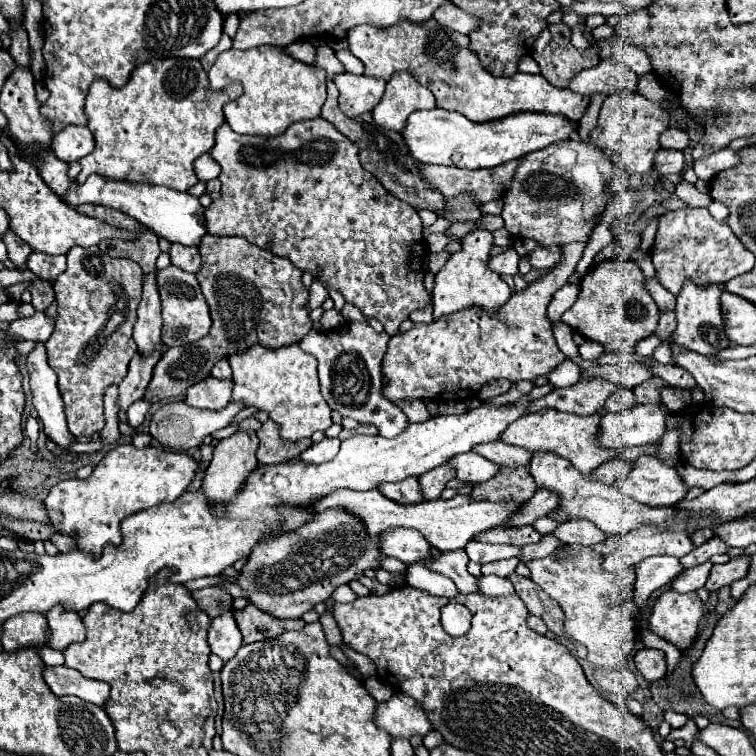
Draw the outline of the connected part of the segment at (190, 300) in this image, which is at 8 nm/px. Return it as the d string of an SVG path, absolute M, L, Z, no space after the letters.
M170 265L168 269L162 269L156 273L156 281L158 281L160 299L162 299L162 317L164 317L162 339L164 343L168 347L176 347L176 345L188 345L204 337L210 331L210 313L208 313L208 303L200 291L196 275L186 273L176 265Z

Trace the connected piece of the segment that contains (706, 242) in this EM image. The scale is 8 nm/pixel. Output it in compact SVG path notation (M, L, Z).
M684 207L678 211L668 211L658 217L658 231L652 249L652 263L658 271L658 281L670 291L678 293L684 279L692 279L698 285L720 283L742 275L754 267L754 255L742 241L730 231L726 223L716 221L708 209Z

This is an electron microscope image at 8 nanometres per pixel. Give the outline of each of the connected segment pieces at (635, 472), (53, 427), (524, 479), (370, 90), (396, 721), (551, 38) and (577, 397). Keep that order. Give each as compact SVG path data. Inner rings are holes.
M648 455L638 457L630 475L618 479L616 487L638 503L646 503L652 507L674 505L688 491L674 467L668 467L666 463Z
M38 343L26 359L28 375L30 375L30 391L32 391L32 403L38 411L38 417L42 419L44 433L60 447L70 447L74 437L70 435L66 427L66 415L60 391L56 387L56 373L48 367L46 359L46 347Z
M526 465L500 467L500 475L488 479L488 483L472 485L470 497L476 501L520 501L526 503L536 493L536 483Z
M340 73L332 77L340 91L340 109L348 117L358 117L372 111L384 97L384 79Z
M394 693L390 701L386 703L376 703L376 713L374 713L374 723L376 727L380 727L382 731L386 731L390 737L394 739L410 739L414 735L426 737L432 731L432 725L426 717L426 713L416 705L416 701L412 701L408 695L404 693Z
M564 23L550 25L538 35L532 57L540 65L542 77L556 87L568 87L576 73L596 67L602 61L600 47L592 45L586 51L574 47L570 43L570 29Z
M580 379L576 385L566 389L554 389L542 399L536 399L528 413L540 411L546 407L568 411L574 415L592 415L606 405L606 399L616 391L614 383L606 379Z

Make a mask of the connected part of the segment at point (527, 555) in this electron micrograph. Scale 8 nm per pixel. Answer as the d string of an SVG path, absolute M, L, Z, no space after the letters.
M548 535L548 539L544 539L542 543L536 543L536 545L526 545L522 547L522 555L518 557L522 563L530 561L530 559L544 559L546 555L550 555L556 547L558 547L560 541L552 539L552 535Z

